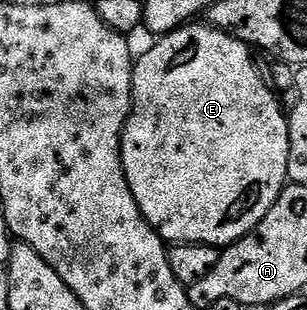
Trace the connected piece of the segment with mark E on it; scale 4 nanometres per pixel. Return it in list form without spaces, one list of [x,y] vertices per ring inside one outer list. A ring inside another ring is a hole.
[[[185,24],[178,30],[171,30],[163,35],[144,55],[135,59],[132,67],[132,110],[128,114],[128,122],[124,126],[124,136],[120,140],[120,163],[124,165],[126,180],[130,184],[130,192],[134,192],[134,200],[142,212],[142,216],[156,229],[156,233],[165,243],[206,244],[223,248],[231,246],[240,238],[244,238],[270,212],[270,208],[278,200],[288,182],[288,161],[290,160],[290,132],[288,131],[288,114],[280,107],[275,98],[269,79],[260,75],[256,62],[252,59],[253,47],[242,40],[230,36],[225,30],[217,30],[207,24]]]

